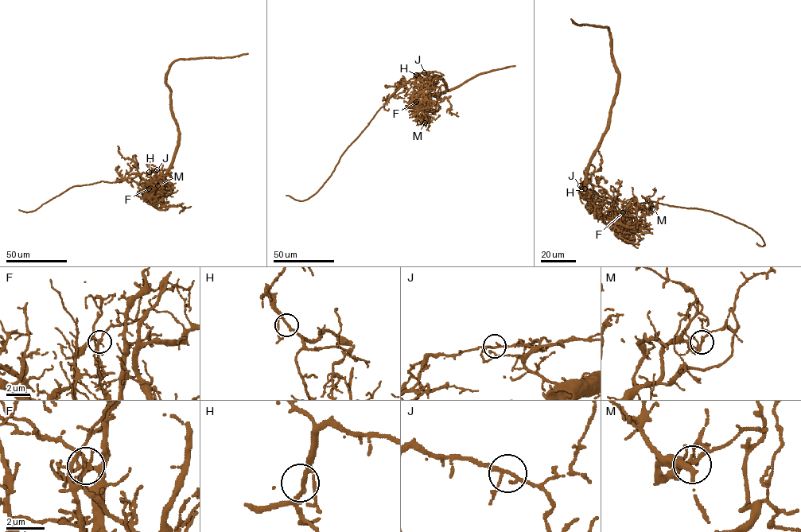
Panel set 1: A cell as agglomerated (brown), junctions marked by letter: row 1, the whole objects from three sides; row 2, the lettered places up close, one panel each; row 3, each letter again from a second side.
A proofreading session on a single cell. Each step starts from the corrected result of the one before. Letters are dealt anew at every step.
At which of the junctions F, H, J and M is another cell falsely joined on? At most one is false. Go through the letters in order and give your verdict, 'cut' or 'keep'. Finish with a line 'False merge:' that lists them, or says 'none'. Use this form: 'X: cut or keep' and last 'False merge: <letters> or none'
F: keep
H: keep
J: cut
M: keep
False merge: J

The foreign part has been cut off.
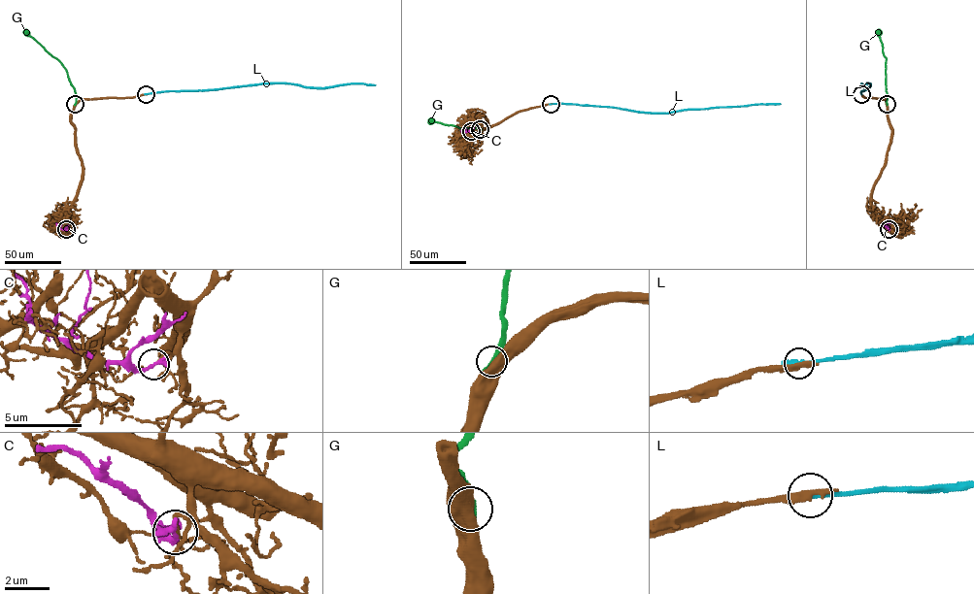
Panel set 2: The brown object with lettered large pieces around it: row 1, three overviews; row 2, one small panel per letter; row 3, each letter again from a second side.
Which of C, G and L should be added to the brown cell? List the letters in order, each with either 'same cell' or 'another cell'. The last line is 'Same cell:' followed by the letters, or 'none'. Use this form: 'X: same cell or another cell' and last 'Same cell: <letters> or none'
C: another cell
G: same cell
L: another cell
Same cell: G

